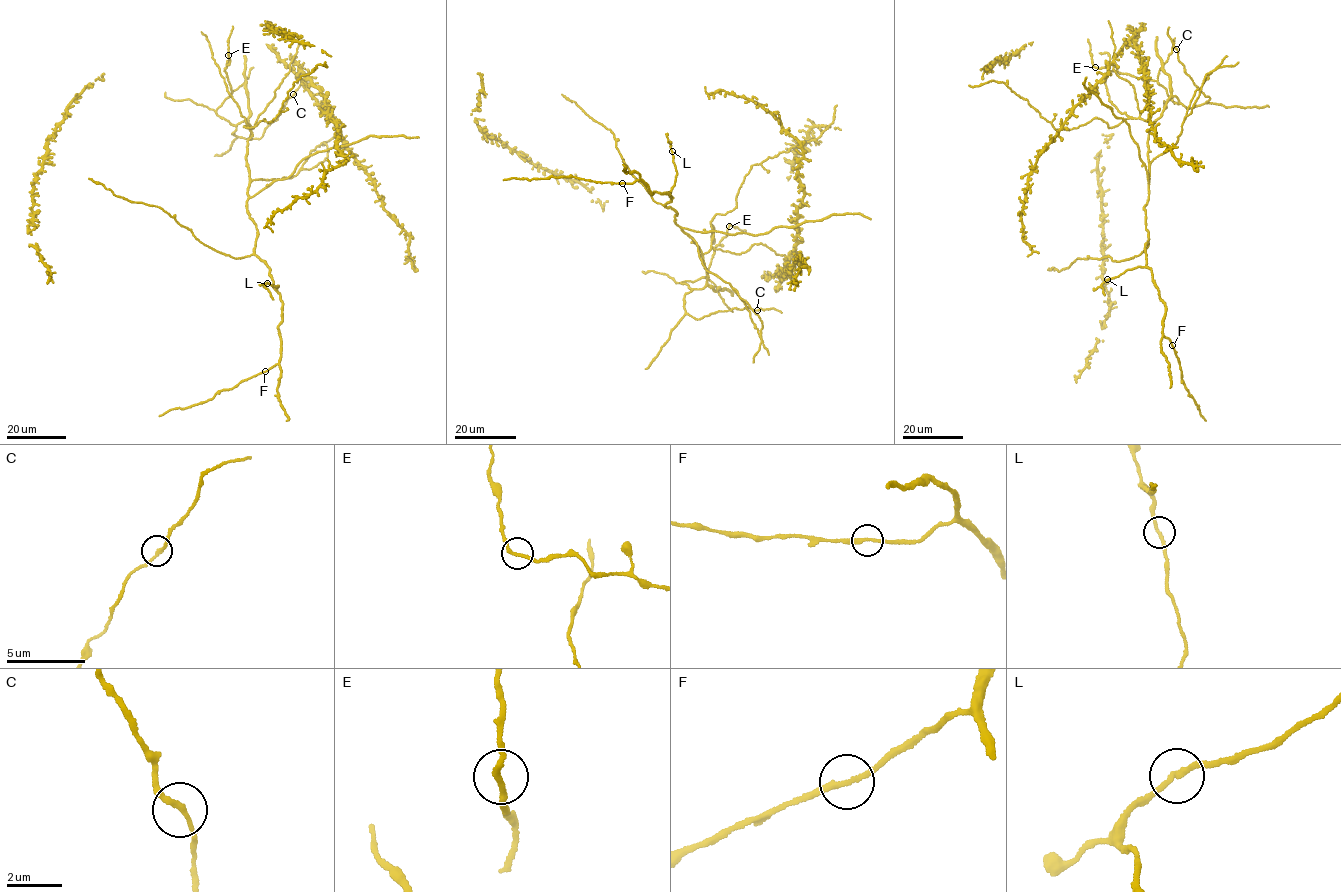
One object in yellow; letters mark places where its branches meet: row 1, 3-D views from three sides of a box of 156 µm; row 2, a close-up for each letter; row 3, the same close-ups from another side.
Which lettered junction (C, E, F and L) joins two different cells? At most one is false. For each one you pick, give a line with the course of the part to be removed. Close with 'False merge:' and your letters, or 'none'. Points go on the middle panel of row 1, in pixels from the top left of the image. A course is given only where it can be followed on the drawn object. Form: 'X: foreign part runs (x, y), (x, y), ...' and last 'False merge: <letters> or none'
False merge: none

